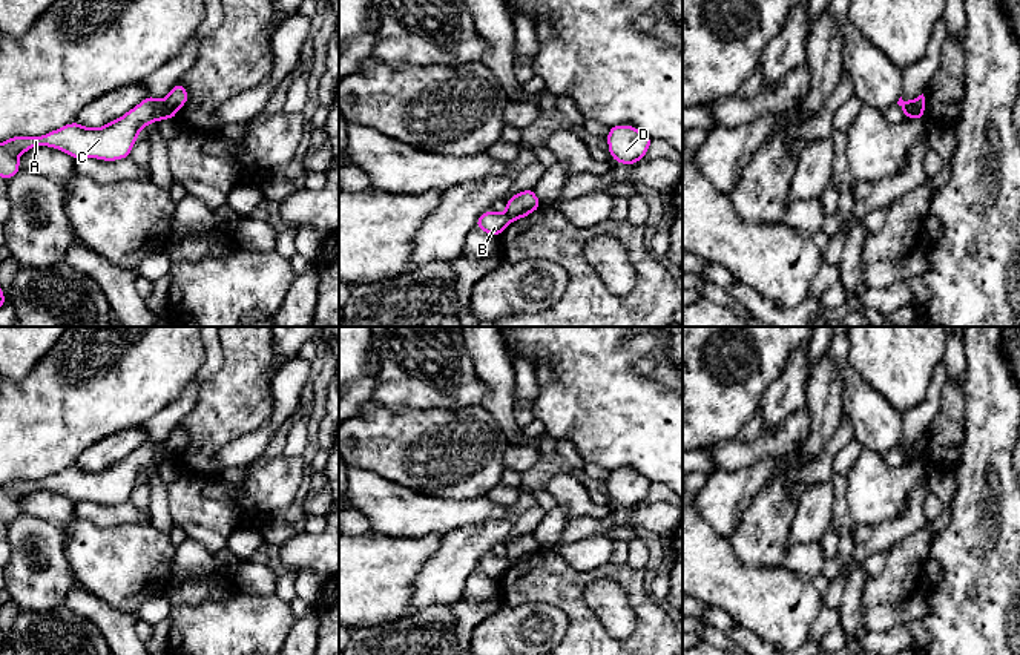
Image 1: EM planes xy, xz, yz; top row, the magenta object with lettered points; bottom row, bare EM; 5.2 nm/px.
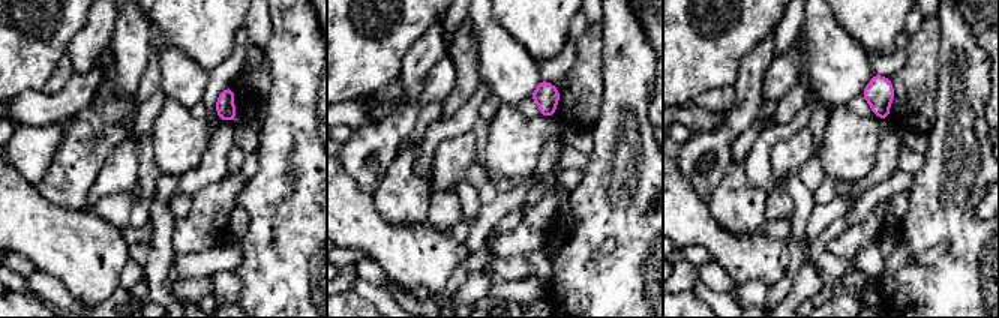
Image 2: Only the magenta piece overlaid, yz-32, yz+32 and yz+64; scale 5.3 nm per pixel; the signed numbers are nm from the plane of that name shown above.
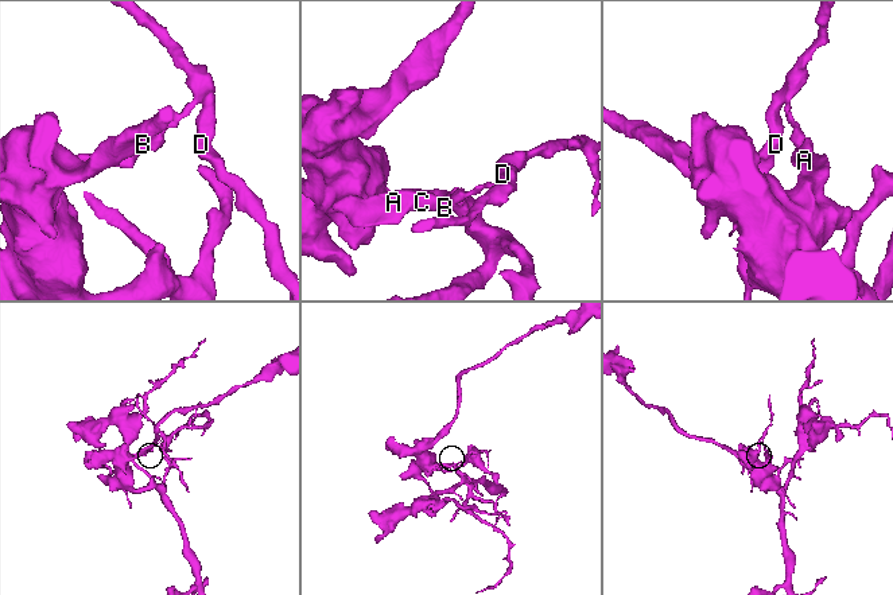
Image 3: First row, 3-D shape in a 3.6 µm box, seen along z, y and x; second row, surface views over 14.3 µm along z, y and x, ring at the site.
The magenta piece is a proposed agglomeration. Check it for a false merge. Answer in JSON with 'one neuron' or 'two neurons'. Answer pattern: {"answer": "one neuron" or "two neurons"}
{"answer": "two neurons"}

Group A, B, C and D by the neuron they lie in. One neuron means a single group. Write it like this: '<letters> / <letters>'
A B C / D

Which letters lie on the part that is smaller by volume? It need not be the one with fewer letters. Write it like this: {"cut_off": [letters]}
{"cut_off": ["D"]}

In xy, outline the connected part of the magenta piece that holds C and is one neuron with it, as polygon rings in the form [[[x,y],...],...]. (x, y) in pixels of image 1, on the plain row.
[[[149,439],[133,453],[98,472],[77,465],[41,480],[12,480],[0,486],[0,520],[11,523],[20,514],[18,500],[37,489],[60,492],[74,503],[81,500],[117,505],[130,499],[138,476],[166,462],[166,443]]]

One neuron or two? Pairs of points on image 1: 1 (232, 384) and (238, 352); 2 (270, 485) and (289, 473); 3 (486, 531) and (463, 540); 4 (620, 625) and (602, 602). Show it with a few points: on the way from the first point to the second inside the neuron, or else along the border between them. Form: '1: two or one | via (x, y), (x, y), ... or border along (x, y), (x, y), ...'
1: one | via (238, 376), (238, 359)
2: one | via (275, 480), (284, 474)
3: one | via (480, 537), (470, 540)
4: one | via (618, 618), (608, 608)

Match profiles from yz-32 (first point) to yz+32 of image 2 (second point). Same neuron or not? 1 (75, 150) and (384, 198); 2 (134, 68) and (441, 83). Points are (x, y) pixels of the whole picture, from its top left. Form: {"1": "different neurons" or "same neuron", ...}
{"1": "same neuron", "2": "different neurons"}

